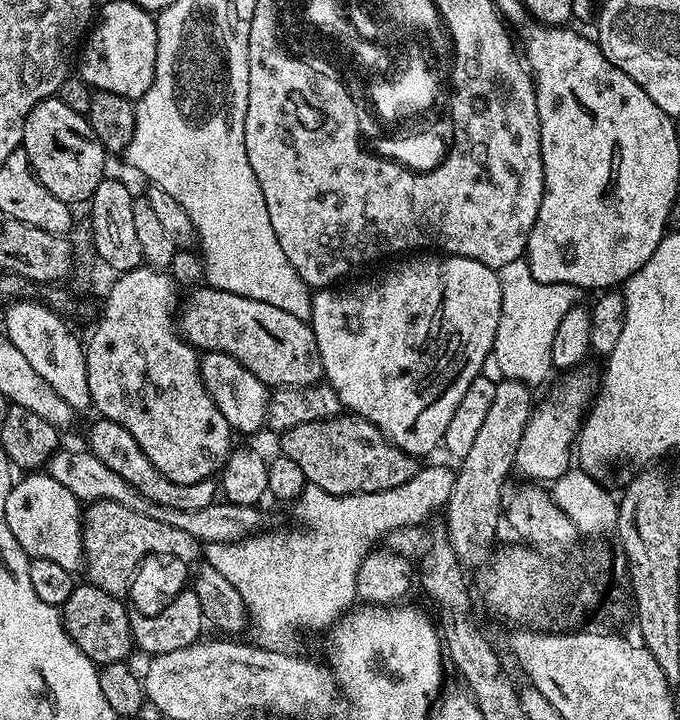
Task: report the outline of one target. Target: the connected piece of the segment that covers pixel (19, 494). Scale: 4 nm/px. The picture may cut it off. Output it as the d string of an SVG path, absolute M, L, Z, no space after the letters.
M28 474L25 480L17 479L10 490L10 498L6 498L6 526L10 526L10 534L18 542L18 546L30 558L50 558L50 562L58 562L58 566L66 566L66 570L75 573L81 567L84 558L82 542L82 504L62 482L54 482L46 474Z

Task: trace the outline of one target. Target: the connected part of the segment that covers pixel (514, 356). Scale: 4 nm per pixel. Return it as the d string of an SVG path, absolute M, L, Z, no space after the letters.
M527 259L506 262L498 269L502 298L498 302L498 334L494 334L492 354L498 358L505 380L537 386L550 371L551 342L562 316L578 304L578 289L573 284L543 284L530 274Z

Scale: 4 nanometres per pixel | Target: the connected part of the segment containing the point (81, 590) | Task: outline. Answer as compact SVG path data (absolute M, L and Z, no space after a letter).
M80 582L70 594L70 598L66 598L66 602L60 608L60 620L64 623L66 634L70 634L74 646L78 646L78 650L82 650L82 654L86 654L86 658L90 658L97 666L113 664L119 660L127 661L128 655L134 652L131 630L133 617L124 603L125 601L119 596L111 596L106 594L106 590L98 590L98 586Z

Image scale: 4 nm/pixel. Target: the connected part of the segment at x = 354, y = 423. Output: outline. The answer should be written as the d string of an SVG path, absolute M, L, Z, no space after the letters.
M341 414L318 422L302 422L302 426L279 433L278 440L279 451L302 469L308 483L330 494L392 490L404 482L410 482L418 469L417 457L394 446L394 442L381 434L378 426L355 414Z

